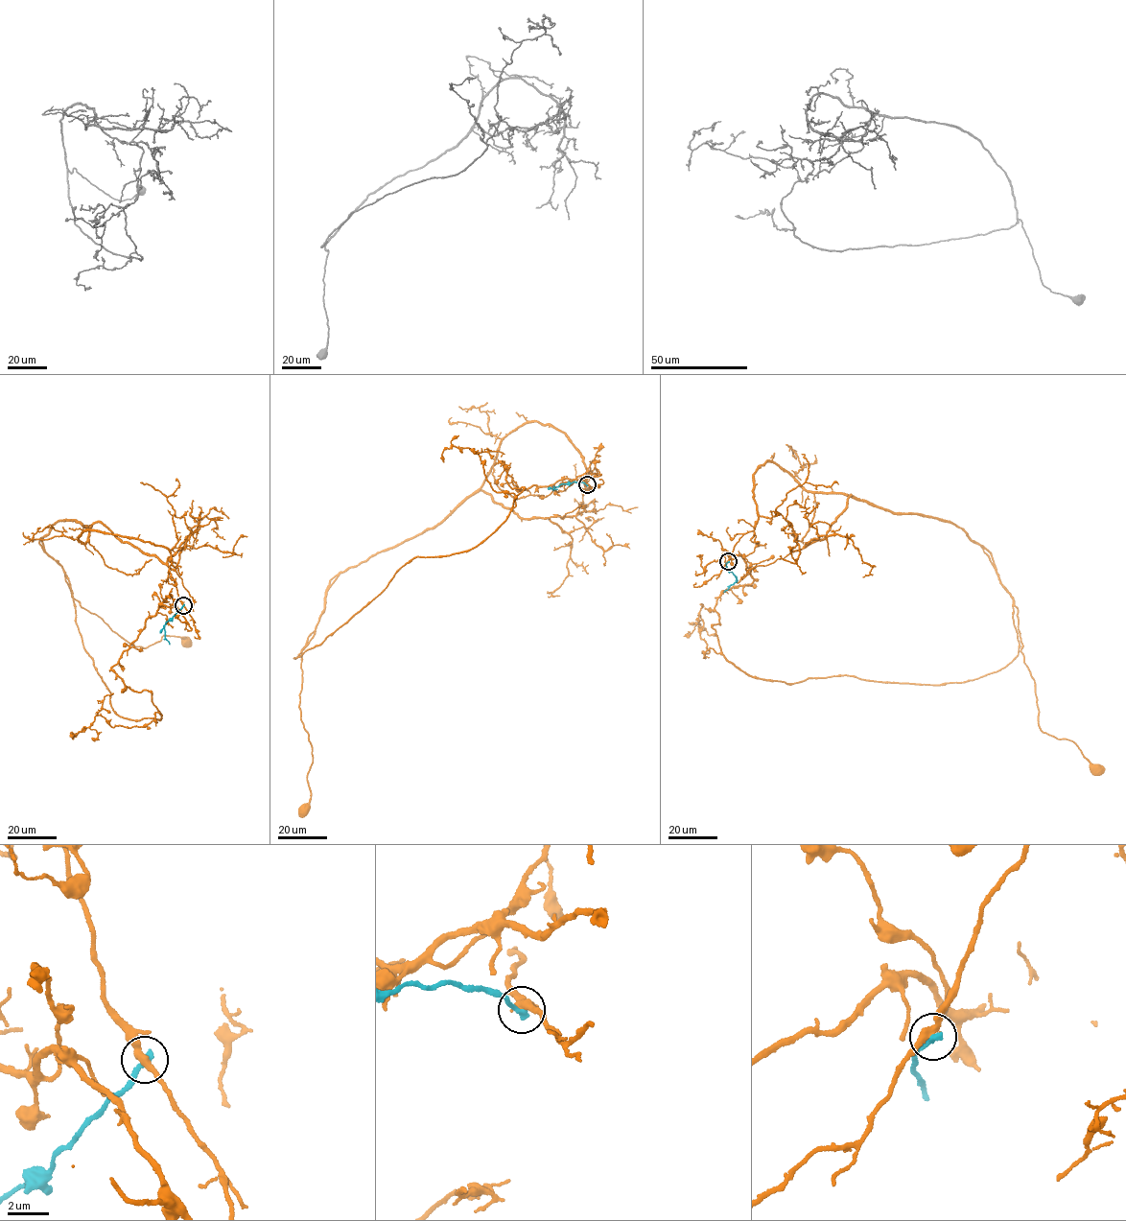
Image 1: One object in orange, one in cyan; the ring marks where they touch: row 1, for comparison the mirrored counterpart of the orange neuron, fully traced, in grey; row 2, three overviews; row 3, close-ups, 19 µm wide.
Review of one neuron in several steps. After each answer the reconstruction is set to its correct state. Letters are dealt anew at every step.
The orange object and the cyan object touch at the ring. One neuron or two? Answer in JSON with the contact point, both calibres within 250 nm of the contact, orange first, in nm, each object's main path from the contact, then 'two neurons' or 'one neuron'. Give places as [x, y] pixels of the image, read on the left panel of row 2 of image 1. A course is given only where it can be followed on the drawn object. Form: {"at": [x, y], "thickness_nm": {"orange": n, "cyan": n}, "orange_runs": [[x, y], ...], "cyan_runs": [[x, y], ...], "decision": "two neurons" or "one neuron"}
{"at": [183, 605], "thickness_nm": {"orange": 340, "cyan": 320}, "orange_runs": [[183, 605], [163, 547], [82, 543], [73, 519], [41, 540], [129, 644], [186, 640]], "cyan_runs": [[183, 605], [164, 627], [169, 644]], "decision": "two neurons"}

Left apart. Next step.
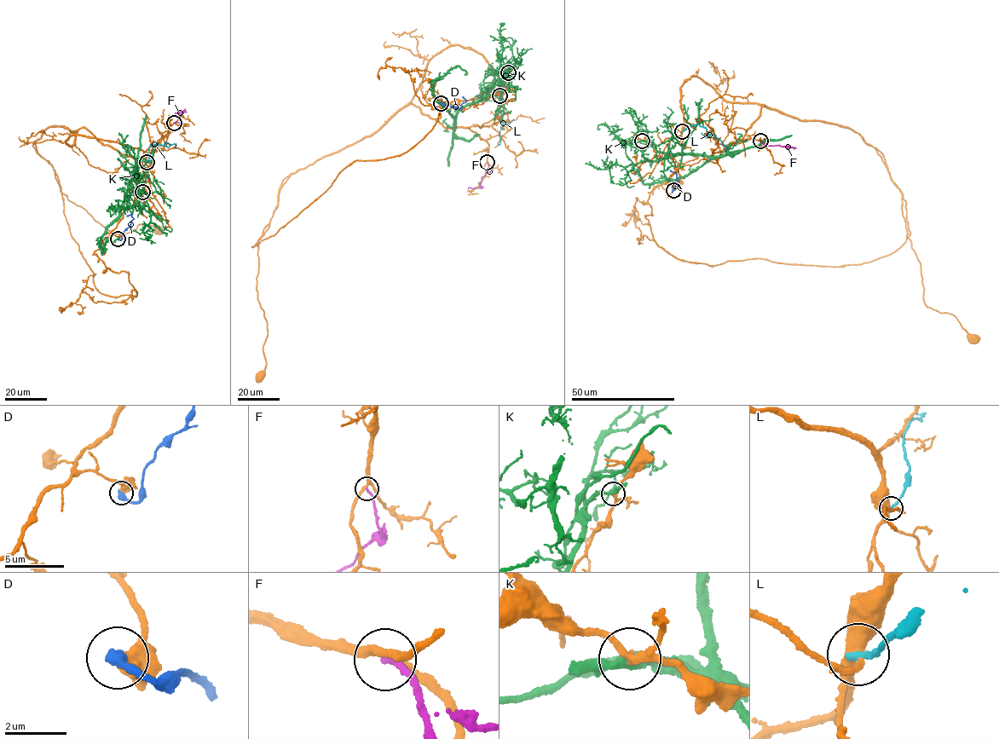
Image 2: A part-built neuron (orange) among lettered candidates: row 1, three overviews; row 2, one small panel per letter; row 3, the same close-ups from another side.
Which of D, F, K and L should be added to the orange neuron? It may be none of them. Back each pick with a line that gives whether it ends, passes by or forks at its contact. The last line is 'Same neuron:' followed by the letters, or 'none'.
Same neuron: none

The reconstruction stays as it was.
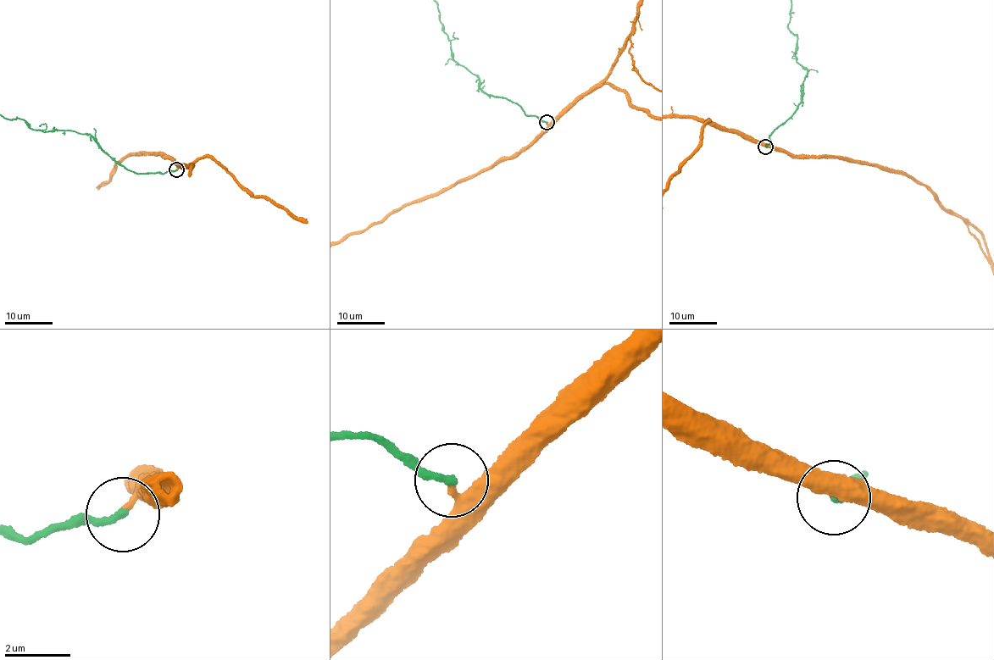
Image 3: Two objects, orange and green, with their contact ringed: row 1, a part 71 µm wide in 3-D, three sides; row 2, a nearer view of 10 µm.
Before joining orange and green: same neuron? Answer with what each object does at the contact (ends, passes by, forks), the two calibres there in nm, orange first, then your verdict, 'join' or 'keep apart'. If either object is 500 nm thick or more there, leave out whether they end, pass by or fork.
orange ends there; green ends there; 280 nm thick on the orange side, 240 nm on the other; join

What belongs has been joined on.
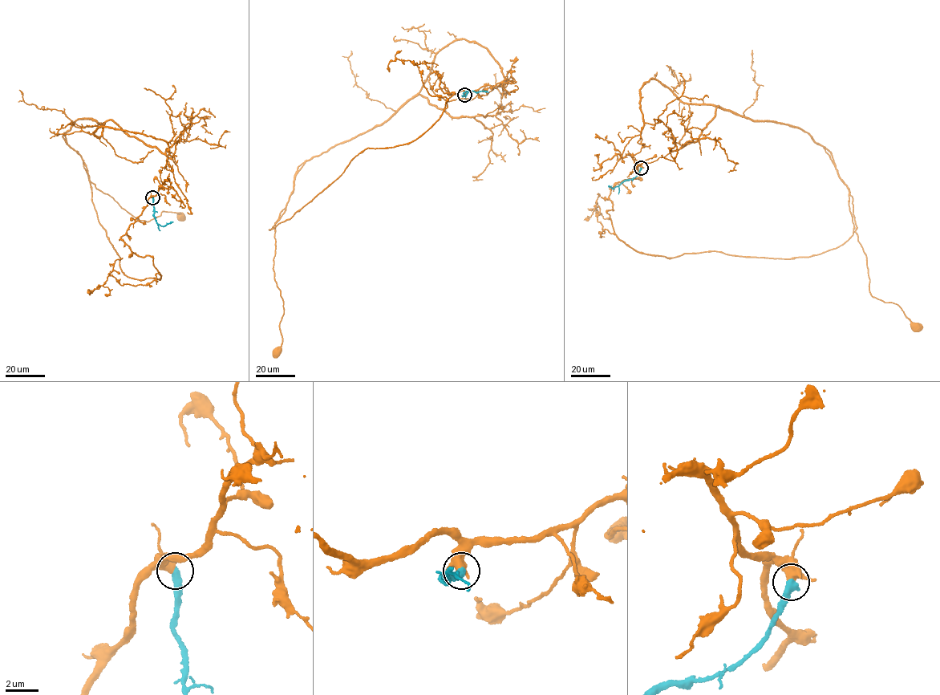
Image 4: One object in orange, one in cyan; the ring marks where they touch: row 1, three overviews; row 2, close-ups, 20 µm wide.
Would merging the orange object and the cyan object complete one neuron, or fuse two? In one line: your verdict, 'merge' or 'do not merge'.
do not merge

